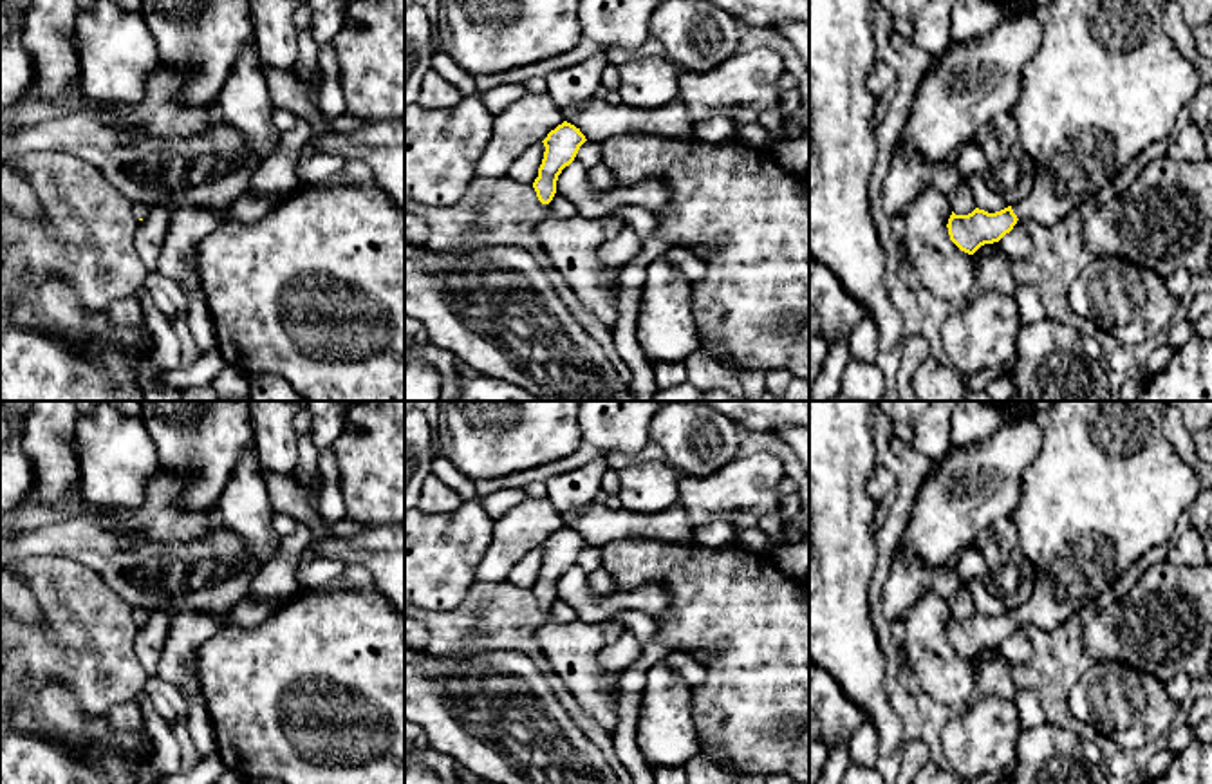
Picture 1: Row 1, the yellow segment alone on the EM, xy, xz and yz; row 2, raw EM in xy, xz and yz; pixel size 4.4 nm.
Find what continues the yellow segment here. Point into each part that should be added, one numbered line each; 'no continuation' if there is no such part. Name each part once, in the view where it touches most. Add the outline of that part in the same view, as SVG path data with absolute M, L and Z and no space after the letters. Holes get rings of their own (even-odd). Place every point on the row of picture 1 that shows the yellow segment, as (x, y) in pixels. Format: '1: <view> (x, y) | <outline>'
1: yz (1106, 82) | M1051 0L1037 13L1042 38L1024 65L1021 96L1010 112L1035 175L1031 191L1012 210L1019 220L1053 228L1089 199L1104 197L1114 175L1149 145L1170 139L1181 108L1203 81L1165 34L1160 0Z

